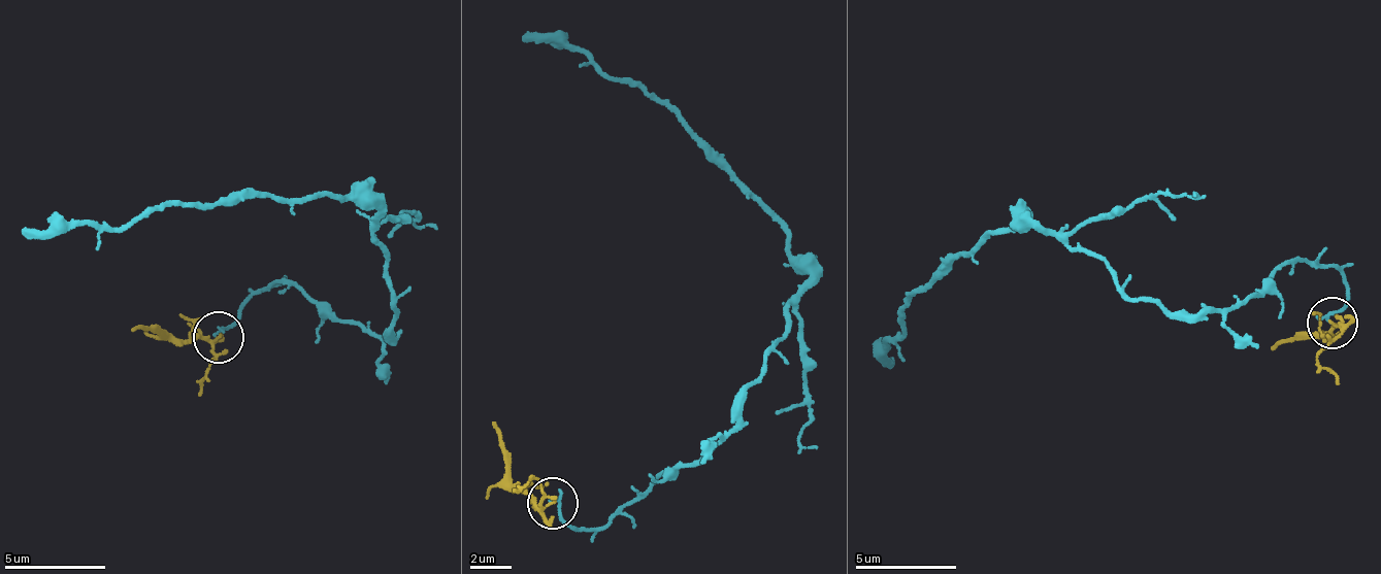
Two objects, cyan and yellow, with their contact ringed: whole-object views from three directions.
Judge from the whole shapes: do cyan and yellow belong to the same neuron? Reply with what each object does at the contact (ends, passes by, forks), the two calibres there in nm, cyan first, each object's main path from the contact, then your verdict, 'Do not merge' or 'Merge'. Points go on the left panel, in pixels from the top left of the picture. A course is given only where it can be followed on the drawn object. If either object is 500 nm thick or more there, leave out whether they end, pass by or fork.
At the ring cyan ends. At the ring yellow forks. Thickness 160 nm (cyan) against 90 nm. Course of cyan: (216, 335), (291, 283), (393, 336), (379, 208), (230, 192), (113, 228), (22, 229). Course of yellow: (218, 336), (164, 338), (143, 329), (130, 332). Do not merge

